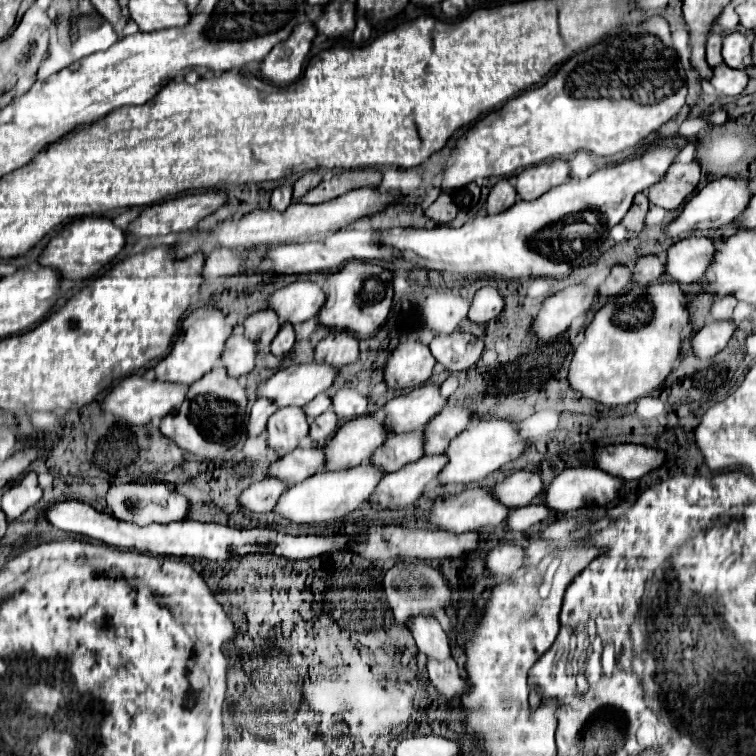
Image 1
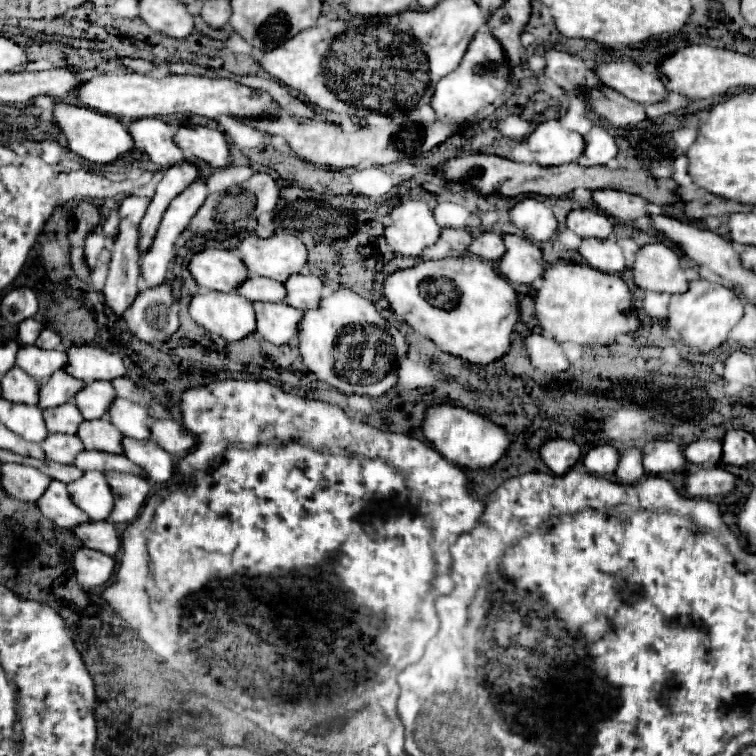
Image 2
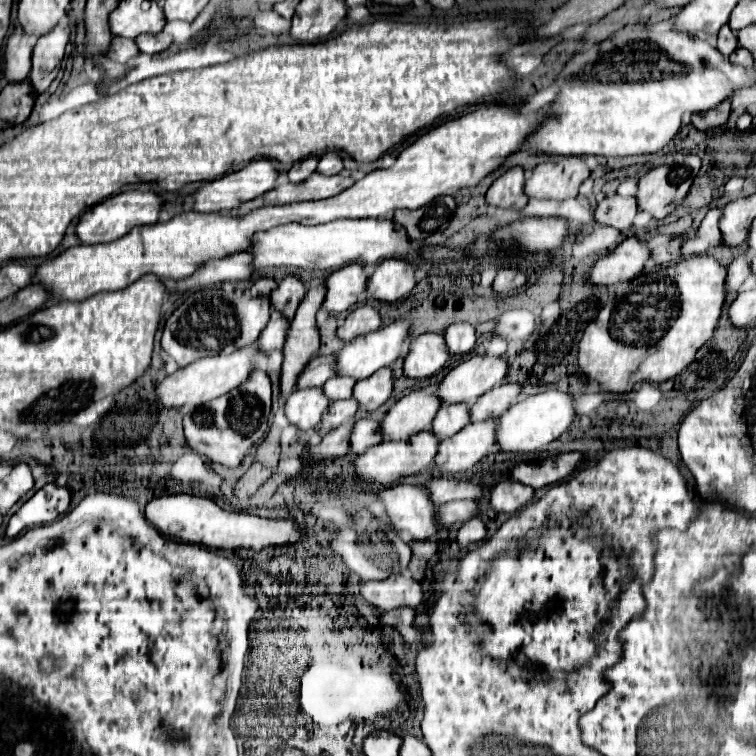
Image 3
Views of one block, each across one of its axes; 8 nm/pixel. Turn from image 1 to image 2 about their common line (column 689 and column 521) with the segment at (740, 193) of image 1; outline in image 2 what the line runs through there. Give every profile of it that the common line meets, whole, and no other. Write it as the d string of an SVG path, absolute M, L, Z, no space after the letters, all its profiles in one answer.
M526 198L512 208L510 220L518 230L524 232L530 242L548 242L558 230L554 212L544 202L532 198Z

